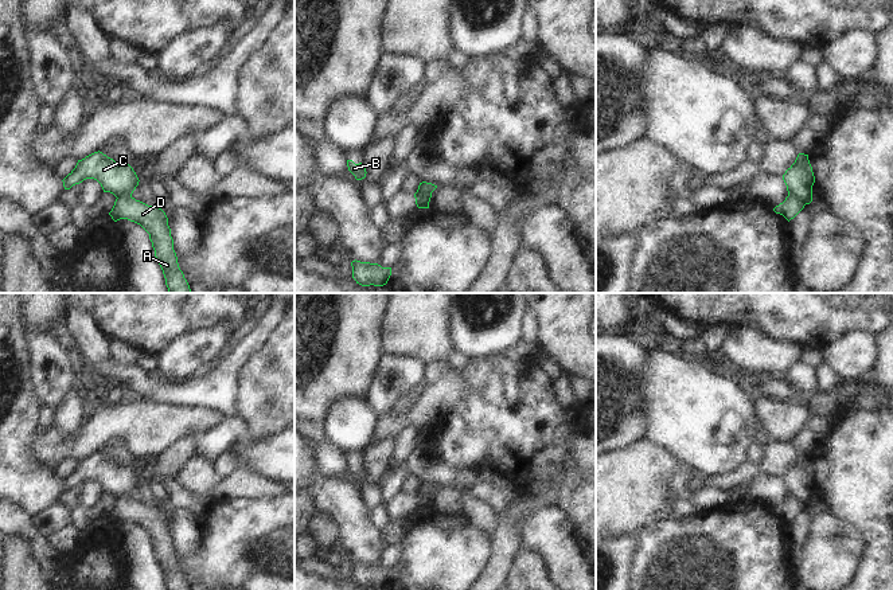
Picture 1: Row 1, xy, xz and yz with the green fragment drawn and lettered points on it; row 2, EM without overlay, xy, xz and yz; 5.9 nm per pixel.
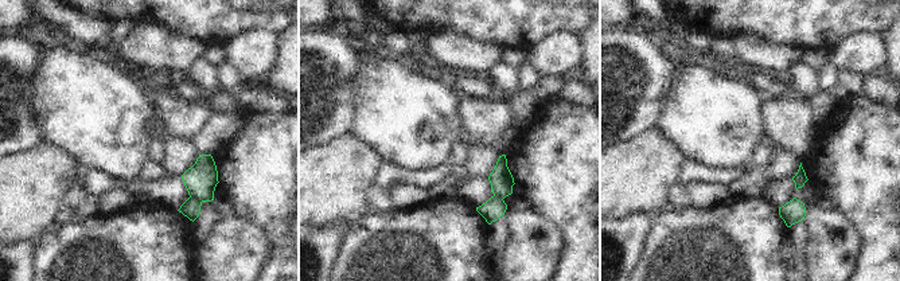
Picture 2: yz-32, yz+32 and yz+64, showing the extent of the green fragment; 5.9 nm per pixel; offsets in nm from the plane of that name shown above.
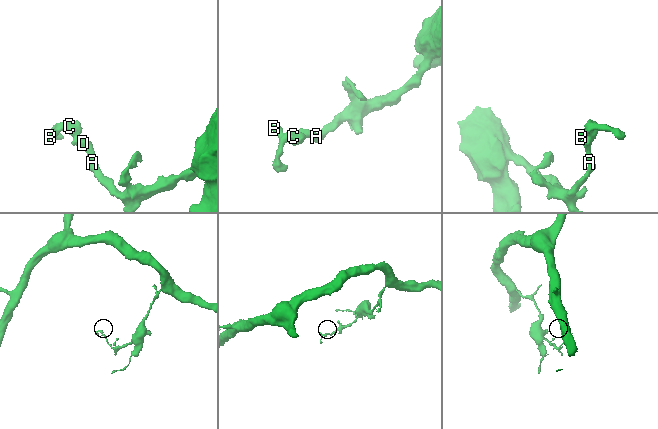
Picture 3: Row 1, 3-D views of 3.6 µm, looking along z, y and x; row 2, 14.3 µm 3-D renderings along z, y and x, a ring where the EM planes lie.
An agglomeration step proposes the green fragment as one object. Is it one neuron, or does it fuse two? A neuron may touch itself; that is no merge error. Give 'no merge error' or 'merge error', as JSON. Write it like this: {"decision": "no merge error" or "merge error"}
{"decision": "merge error"}

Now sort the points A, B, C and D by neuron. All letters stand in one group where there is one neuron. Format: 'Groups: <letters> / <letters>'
Groups: A D / B C

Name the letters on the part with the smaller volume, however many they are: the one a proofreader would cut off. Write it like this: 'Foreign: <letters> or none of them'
Foreign: B, C

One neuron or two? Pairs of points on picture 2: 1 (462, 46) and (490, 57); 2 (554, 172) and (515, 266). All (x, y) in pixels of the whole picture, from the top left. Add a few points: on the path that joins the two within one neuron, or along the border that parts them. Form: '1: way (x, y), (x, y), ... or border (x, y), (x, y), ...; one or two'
1: way (468, 53), (475, 57), (483, 57); one
2: border (532, 209), (561, 233); two

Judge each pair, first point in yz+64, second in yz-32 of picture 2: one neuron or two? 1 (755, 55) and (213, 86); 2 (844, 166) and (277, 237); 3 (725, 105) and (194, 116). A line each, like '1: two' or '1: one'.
1: two
2: one
3: two

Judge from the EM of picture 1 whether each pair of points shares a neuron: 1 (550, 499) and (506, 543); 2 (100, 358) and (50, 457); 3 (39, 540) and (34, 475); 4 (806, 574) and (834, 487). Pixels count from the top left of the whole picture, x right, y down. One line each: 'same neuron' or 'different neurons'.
1: same neuron
2: different neurons
3: different neurons
4: different neurons

